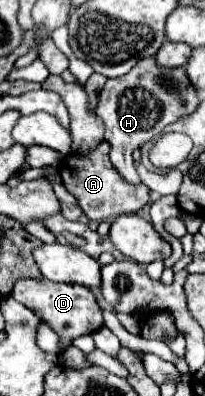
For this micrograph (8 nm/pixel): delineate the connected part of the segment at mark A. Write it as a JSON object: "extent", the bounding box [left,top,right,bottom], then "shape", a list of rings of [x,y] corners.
{"extent":[58,141,150,221],"shape":[[[102,141],[88,155],[68,153],[58,165],[64,187],[78,199],[82,211],[86,213],[90,221],[110,221],[110,217],[118,217],[124,213],[136,213],[148,203],[148,193],[150,193],[148,187],[144,185],[134,187],[134,185],[124,183],[124,179],[116,175],[116,169],[112,167],[108,159],[108,151],[110,151],[110,143]]]}

